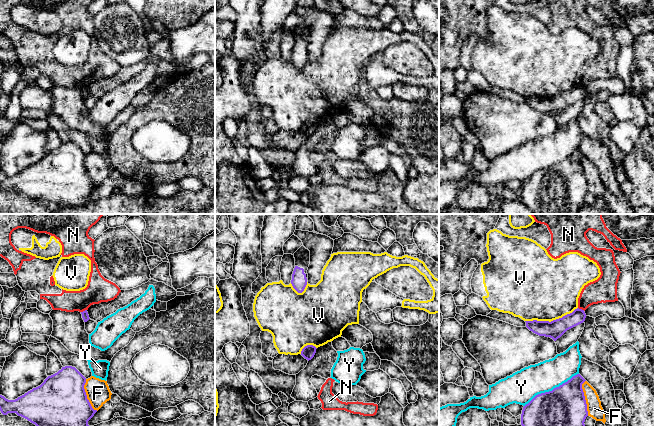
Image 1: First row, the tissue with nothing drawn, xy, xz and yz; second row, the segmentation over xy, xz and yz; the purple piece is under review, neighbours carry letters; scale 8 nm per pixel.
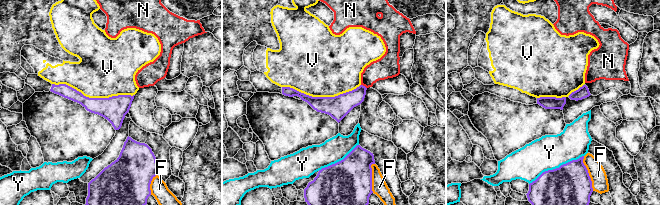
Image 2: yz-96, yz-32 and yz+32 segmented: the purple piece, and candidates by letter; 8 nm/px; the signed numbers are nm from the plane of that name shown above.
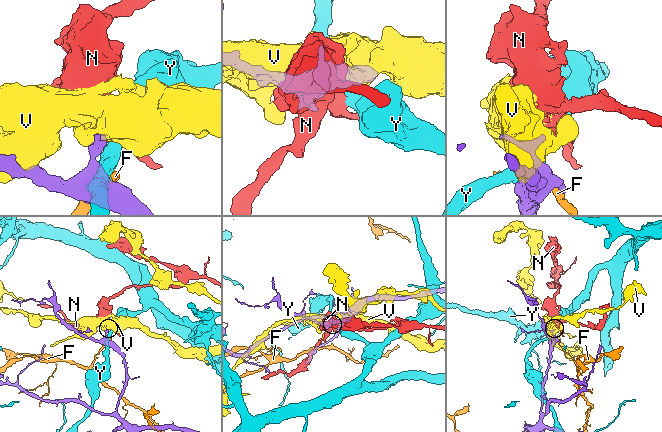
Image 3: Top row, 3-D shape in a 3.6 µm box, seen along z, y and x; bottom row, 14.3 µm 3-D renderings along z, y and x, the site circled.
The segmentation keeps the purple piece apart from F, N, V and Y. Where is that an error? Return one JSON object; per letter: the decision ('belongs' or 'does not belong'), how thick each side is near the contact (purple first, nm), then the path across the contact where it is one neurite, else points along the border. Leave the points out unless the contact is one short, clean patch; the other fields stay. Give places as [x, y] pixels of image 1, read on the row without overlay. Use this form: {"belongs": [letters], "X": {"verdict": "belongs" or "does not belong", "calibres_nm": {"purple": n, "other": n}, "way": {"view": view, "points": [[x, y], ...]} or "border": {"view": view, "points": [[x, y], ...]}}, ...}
{"belongs": [], "F": {"verdict": "does not belong", "calibres_nm": {"purple": 420, "other": 120}}, "N": {"verdict": "does not belong", "calibres_nm": {"purple": 140, "other": 200}, "border": {"view": "yz", "points": [[578, 83], [584, 86]]}}, "V": {"verdict": "does not belong", "calibres_nm": {"purple": 150, "other": 480}}, "Y": {"verdict": "does not belong", "calibres_nm": {"purple": 460, "other": 260}}}

